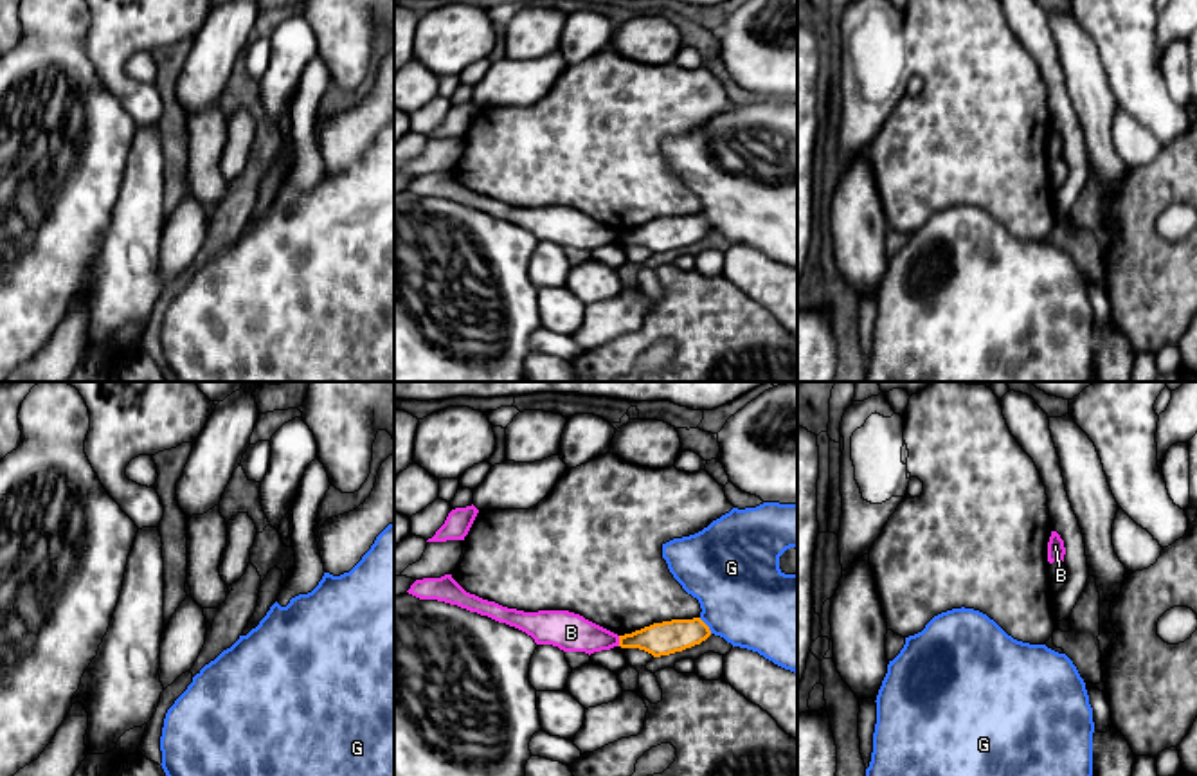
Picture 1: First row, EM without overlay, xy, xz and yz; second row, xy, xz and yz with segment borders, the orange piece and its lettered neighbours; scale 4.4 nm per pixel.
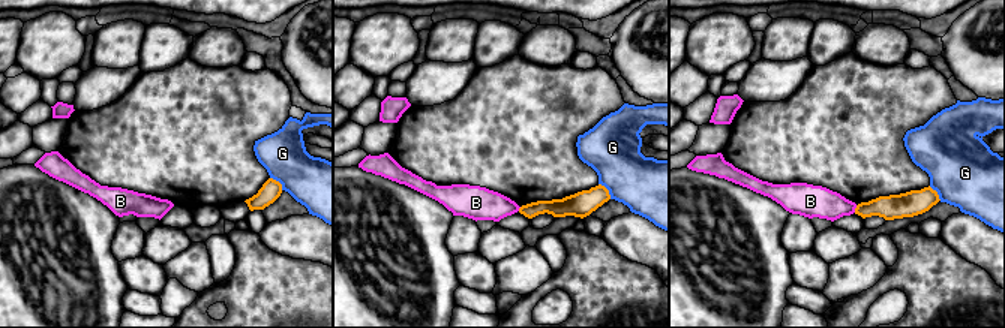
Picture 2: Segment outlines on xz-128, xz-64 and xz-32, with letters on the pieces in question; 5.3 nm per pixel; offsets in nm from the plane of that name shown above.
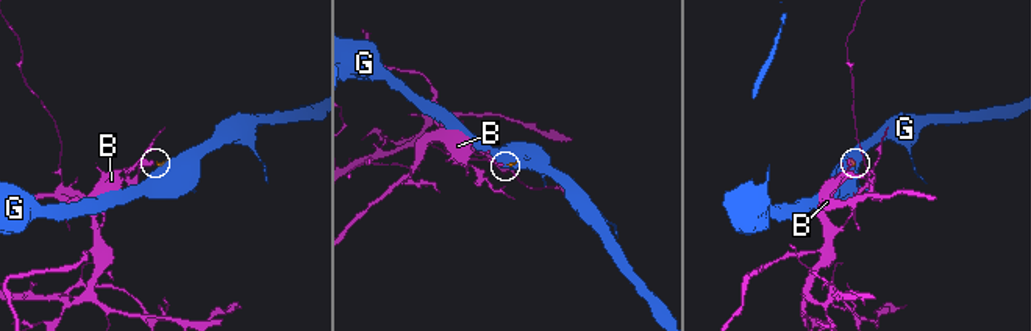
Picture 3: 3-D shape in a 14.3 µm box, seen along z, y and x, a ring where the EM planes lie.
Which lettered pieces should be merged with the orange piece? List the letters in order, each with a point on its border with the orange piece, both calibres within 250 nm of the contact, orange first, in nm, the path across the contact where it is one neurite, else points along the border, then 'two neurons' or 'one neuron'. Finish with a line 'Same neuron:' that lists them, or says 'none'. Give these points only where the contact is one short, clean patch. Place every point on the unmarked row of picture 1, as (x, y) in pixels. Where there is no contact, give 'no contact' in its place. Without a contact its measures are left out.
B: xz (620, 238) | 150/180 nm | along xz (618, 233), (620, 242) | two neurons
G: xz (706, 222) | 150/400 nm | two neurons
Same neuron: none

